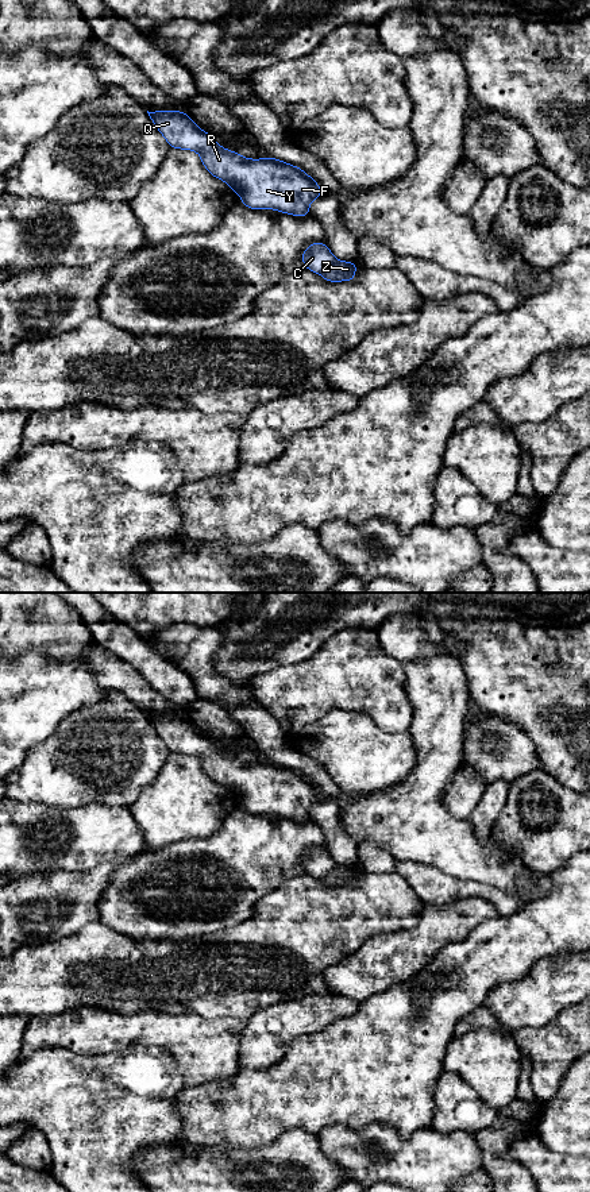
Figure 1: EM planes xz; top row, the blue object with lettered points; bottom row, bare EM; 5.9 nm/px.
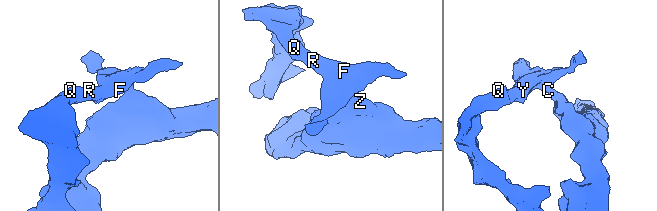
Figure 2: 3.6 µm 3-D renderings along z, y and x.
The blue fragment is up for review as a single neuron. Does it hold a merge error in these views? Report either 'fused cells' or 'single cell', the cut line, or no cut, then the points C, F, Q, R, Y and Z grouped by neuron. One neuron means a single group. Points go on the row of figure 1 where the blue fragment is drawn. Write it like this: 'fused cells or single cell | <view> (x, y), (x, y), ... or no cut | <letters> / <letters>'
fused cells | xz (336, 261), (320, 273) | C F Q R Y / Z

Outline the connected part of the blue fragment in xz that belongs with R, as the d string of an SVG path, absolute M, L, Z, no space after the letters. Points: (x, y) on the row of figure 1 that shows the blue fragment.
M147 111L147 113L171 148L197 151L209 174L227 182L240 196L240 201L247 208L255 211L277 209L282 213L302 217L311 215L311 201L323 196L317 182L302 169L271 157L248 159L235 151L223 148L215 142L213 135L200 130L182 111Z

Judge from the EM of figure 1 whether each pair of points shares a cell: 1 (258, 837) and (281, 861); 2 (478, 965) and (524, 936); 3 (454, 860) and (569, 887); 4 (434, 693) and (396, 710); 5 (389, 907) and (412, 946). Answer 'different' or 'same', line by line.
1: same
2: same
3: different
4: different
5: different

